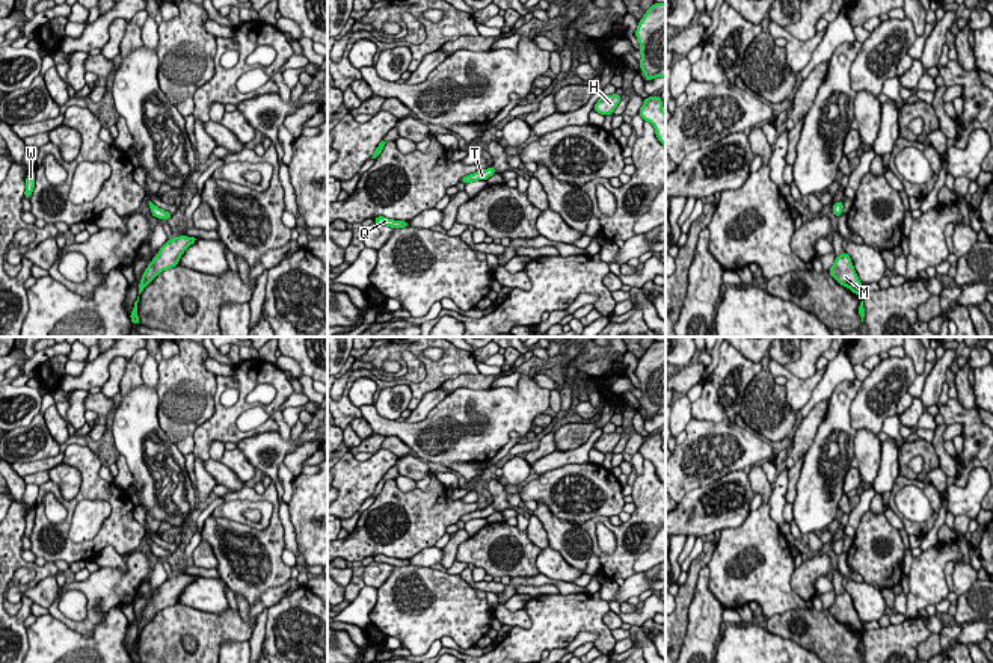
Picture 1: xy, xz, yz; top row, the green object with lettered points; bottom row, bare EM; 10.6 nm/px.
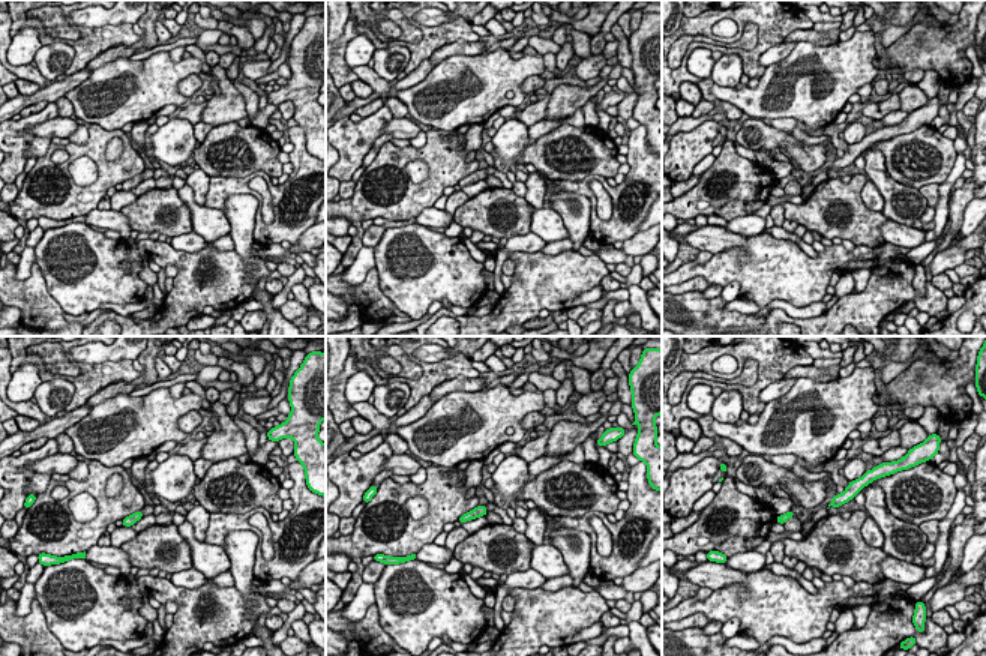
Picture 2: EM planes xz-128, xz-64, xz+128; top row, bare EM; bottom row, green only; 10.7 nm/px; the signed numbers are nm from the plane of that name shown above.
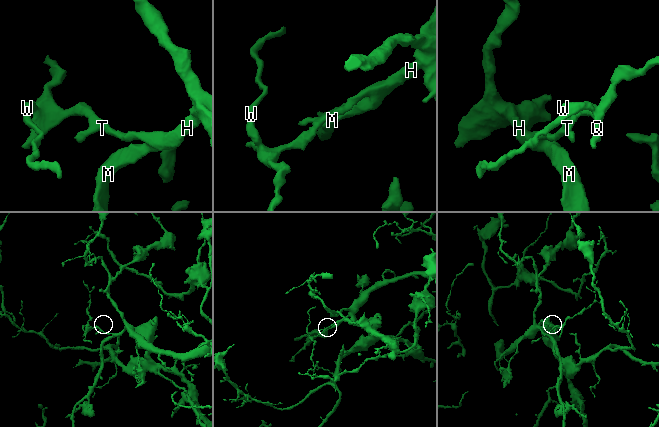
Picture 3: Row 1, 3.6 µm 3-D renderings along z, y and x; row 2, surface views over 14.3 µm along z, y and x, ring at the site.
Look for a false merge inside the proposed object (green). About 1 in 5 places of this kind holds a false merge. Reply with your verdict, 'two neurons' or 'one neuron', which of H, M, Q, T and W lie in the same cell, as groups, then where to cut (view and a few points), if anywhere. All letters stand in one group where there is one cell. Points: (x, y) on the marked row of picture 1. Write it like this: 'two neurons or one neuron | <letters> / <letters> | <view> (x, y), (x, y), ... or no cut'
one neuron | H M Q T W | no cut

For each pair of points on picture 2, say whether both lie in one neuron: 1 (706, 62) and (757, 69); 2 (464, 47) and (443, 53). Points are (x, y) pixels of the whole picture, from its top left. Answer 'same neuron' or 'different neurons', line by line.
1: different neurons
2: same neuron

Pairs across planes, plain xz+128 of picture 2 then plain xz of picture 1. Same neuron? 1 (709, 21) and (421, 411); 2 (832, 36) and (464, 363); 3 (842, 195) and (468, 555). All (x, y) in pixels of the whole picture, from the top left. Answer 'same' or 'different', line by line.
1: different
2: different
3: same

